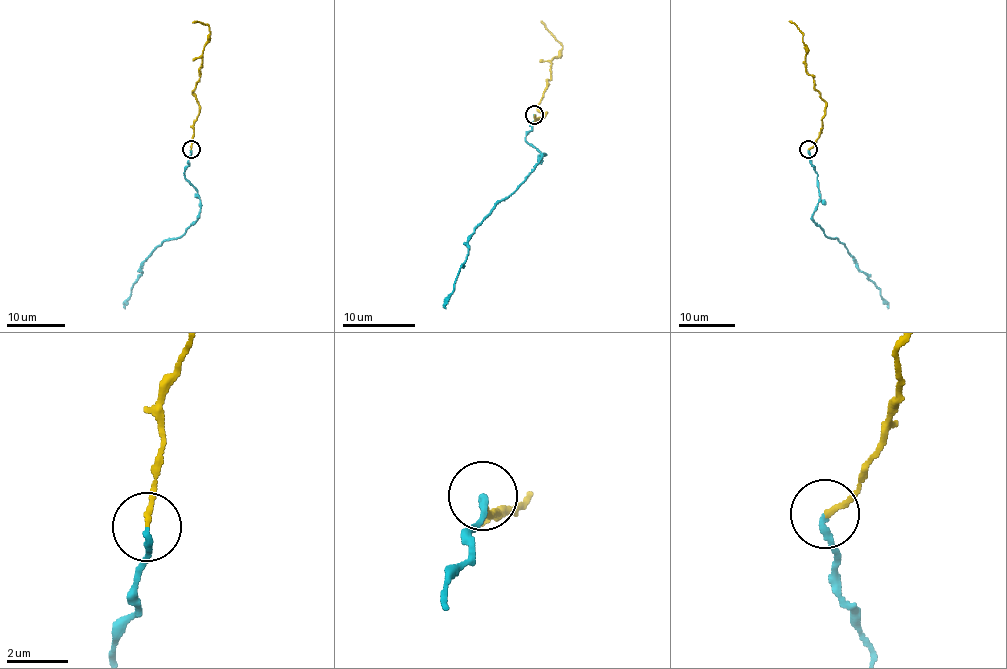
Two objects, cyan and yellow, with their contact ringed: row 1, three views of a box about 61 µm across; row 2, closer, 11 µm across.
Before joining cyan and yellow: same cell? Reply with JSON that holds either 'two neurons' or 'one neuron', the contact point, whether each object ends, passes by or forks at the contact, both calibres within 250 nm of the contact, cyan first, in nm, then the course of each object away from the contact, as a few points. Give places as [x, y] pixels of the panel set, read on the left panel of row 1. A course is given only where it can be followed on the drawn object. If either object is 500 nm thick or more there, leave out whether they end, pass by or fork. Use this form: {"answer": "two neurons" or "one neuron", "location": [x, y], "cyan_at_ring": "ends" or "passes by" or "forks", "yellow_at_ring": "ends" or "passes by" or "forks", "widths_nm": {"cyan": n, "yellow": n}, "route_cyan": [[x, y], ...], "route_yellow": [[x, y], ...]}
{"answer": "one neuron", "location": [191, 149], "cyan_at_ring": "ends", "yellow_at_ring": "ends", "widths_nm": {"cyan": 190, "yellow": 170}, "route_cyan": [[191, 149], [184, 178], [200, 200], [198, 219], [181, 235], [162, 242], [144, 261], [125, 308]], "route_yellow": [[191, 149], [199, 114], [193, 91], [200, 80], [203, 48], [210, 31], [207, 25], [192, 22]]}

